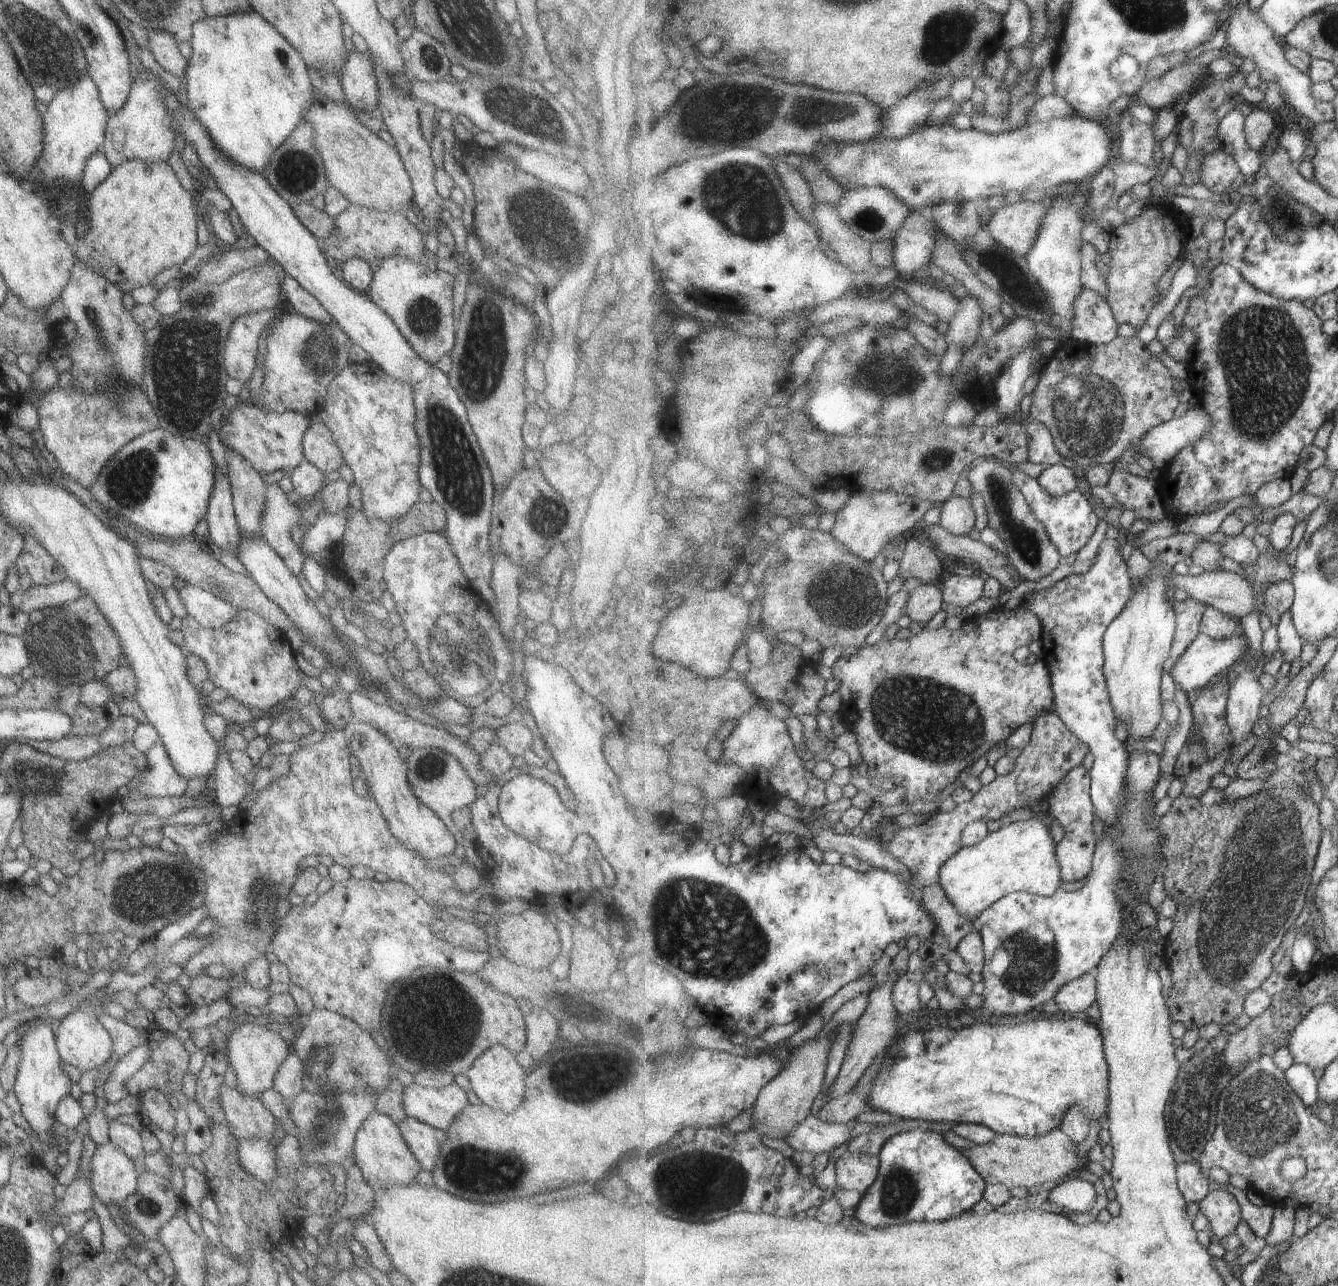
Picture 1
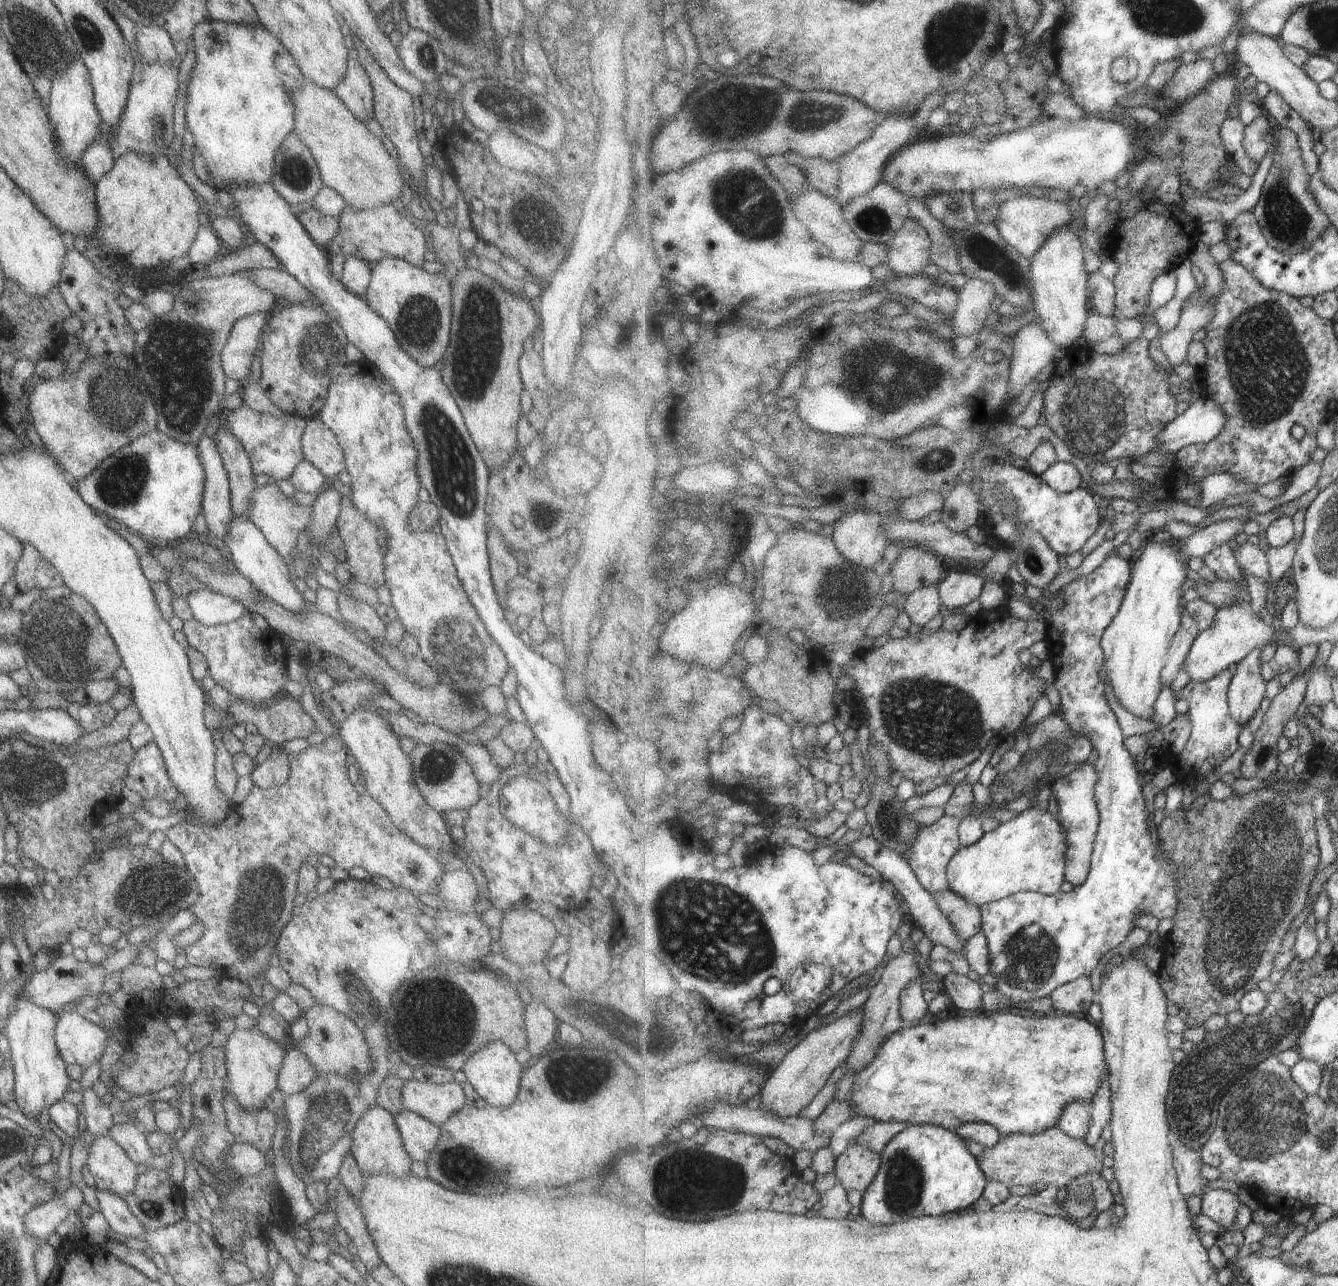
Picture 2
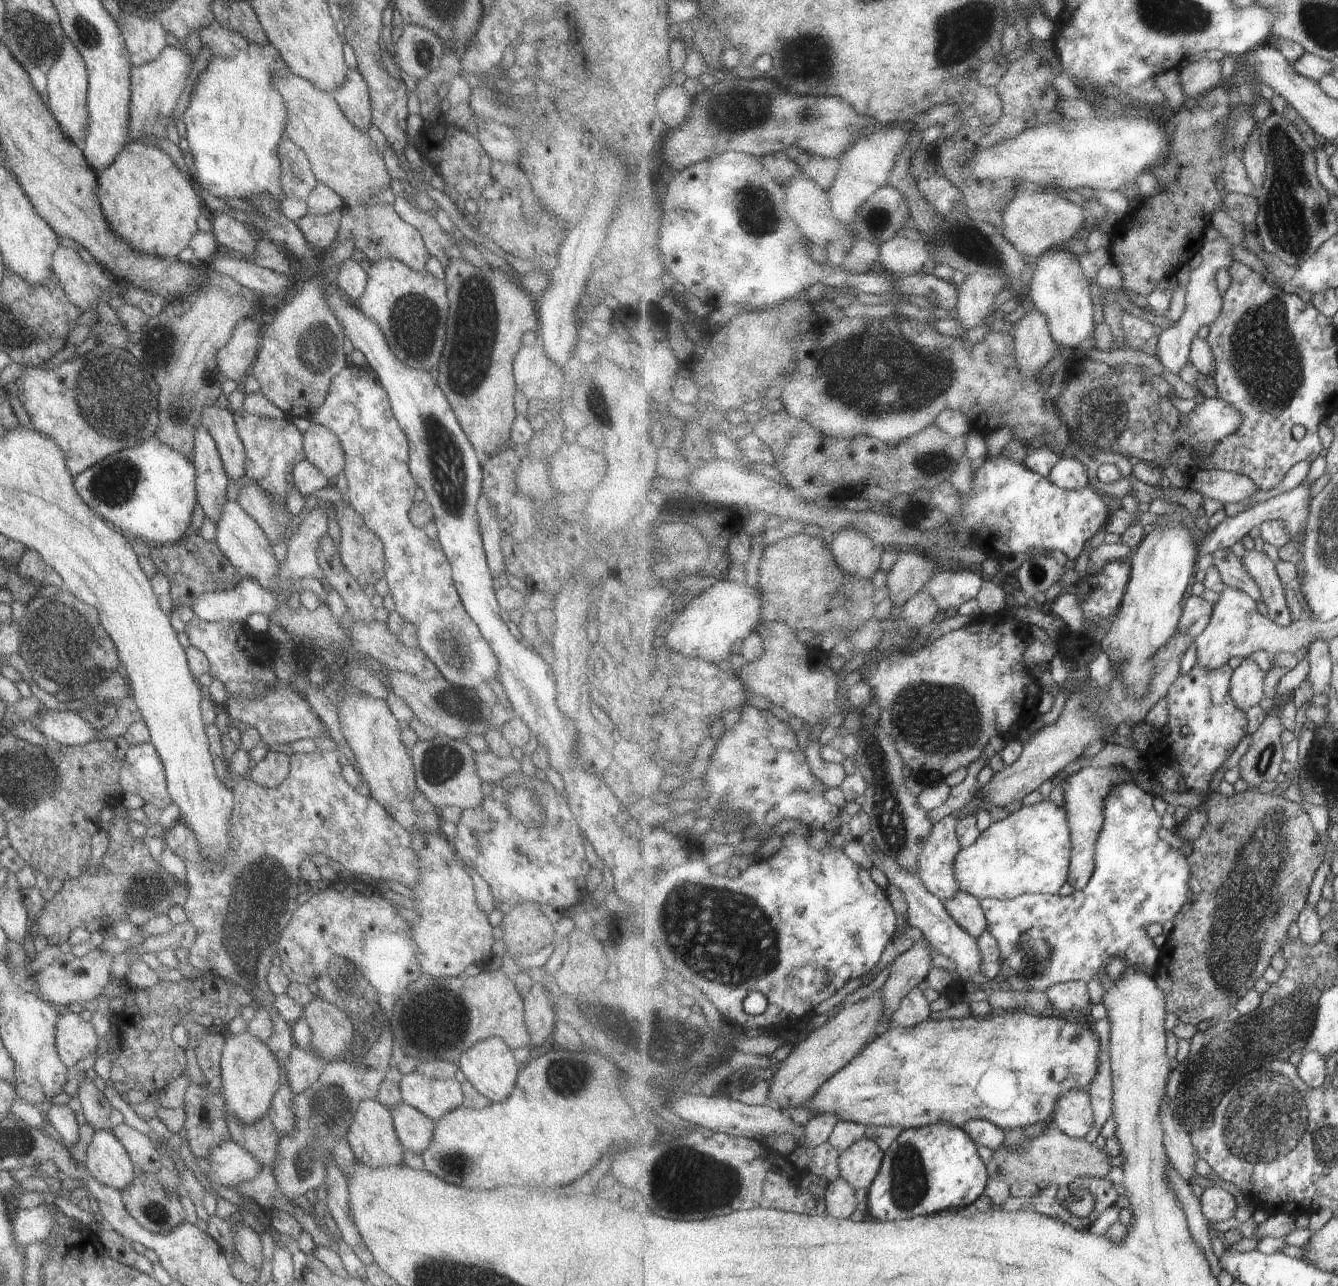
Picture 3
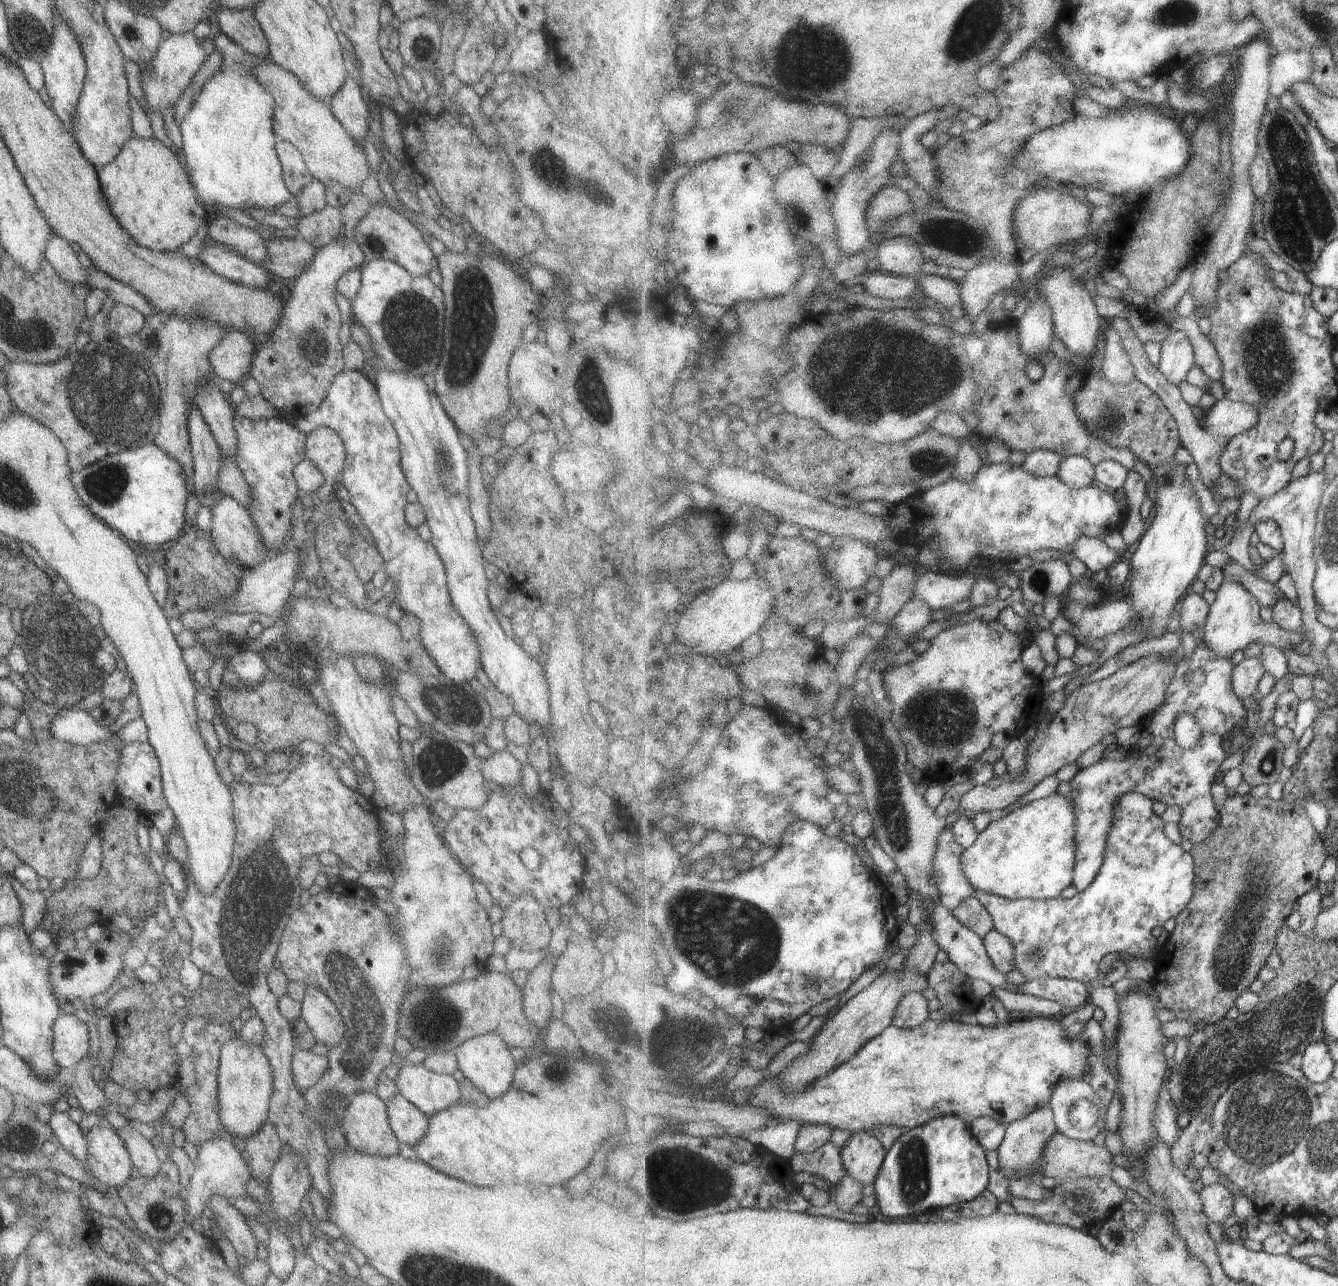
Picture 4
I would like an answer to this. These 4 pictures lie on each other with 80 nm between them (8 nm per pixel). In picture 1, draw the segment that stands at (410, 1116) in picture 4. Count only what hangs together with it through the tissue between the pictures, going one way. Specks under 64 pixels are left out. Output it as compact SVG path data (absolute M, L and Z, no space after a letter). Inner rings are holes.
M407 1116L396 1125L403 1142L418 1162L418 1167L431 1173L440 1155L440 1146L445 1136L444 1131Z

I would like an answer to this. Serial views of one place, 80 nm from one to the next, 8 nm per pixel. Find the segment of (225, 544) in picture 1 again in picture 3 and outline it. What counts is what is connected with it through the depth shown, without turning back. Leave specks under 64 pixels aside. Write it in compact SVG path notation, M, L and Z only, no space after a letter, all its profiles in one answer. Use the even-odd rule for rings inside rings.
M201 424L194 428L191 456L196 472L196 502L201 506L204 516L215 525L227 501L225 492L229 480L223 470L215 443Z

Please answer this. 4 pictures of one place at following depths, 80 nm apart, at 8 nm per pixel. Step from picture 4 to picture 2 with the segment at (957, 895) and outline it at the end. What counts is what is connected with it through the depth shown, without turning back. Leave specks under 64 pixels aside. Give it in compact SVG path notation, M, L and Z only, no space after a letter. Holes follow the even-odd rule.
M944 814L937 822L924 825L918 835L911 841L906 852L905 858L909 861L913 872L930 893L949 889L947 867L960 847L957 827L960 825L961 820L962 818Z

